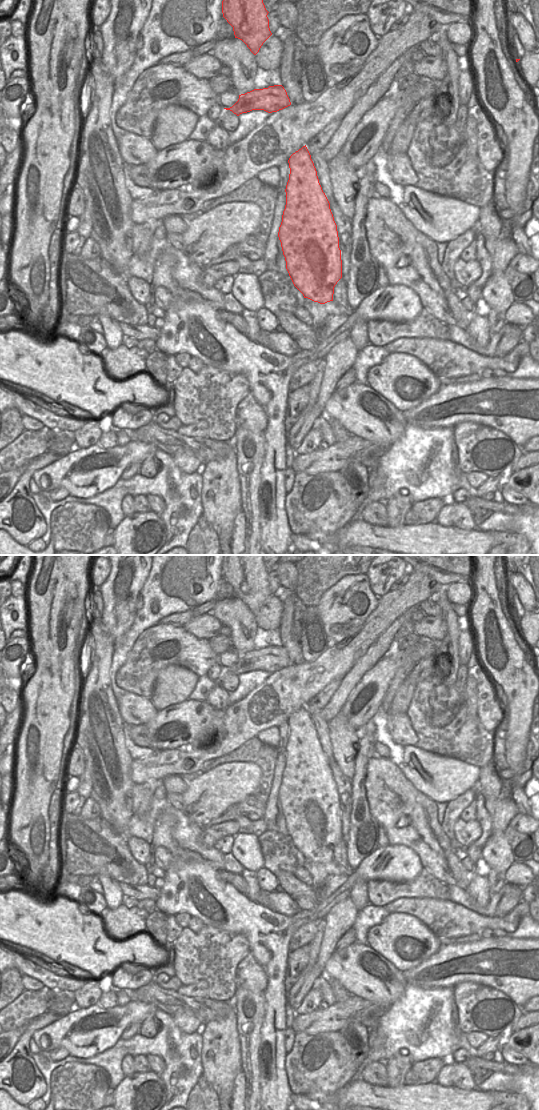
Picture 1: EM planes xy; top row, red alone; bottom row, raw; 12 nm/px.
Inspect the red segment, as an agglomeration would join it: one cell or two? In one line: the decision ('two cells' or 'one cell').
two cells

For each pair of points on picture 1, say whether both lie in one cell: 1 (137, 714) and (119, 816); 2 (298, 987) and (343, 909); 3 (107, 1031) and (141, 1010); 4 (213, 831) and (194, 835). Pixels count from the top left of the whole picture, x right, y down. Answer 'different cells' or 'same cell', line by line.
1: different cells
2: same cell
3: same cell
4: different cells

